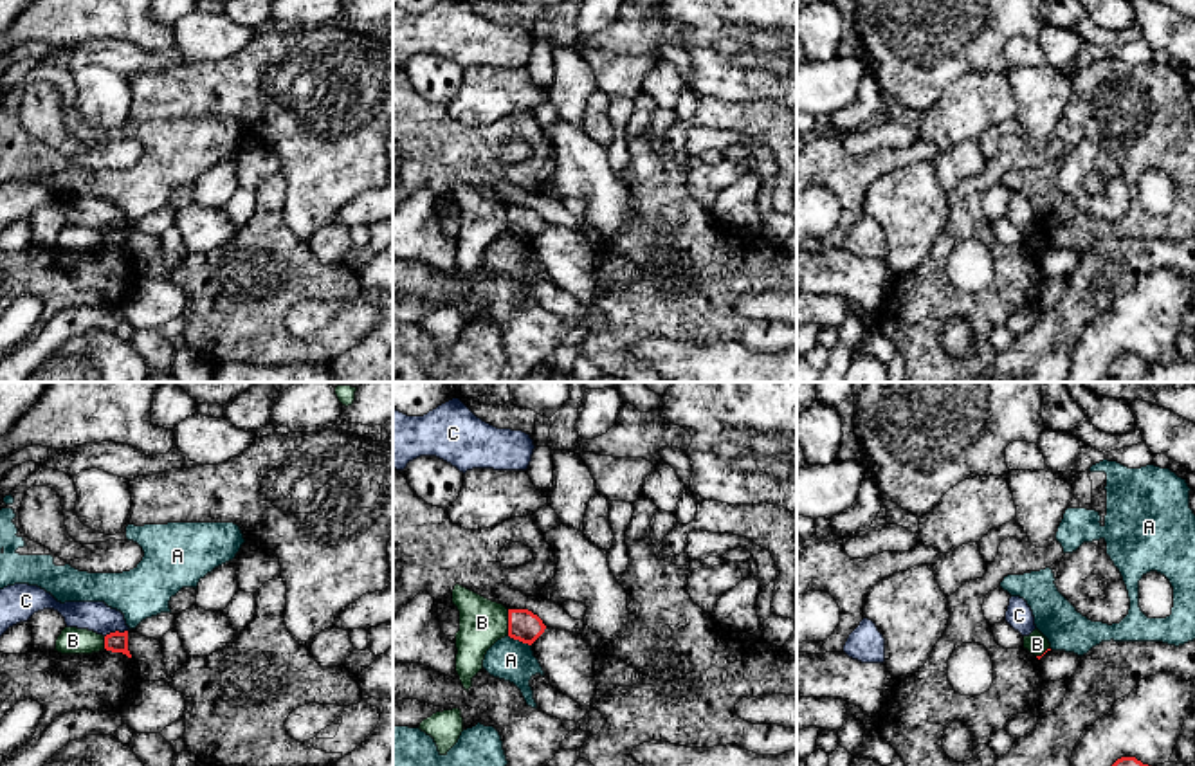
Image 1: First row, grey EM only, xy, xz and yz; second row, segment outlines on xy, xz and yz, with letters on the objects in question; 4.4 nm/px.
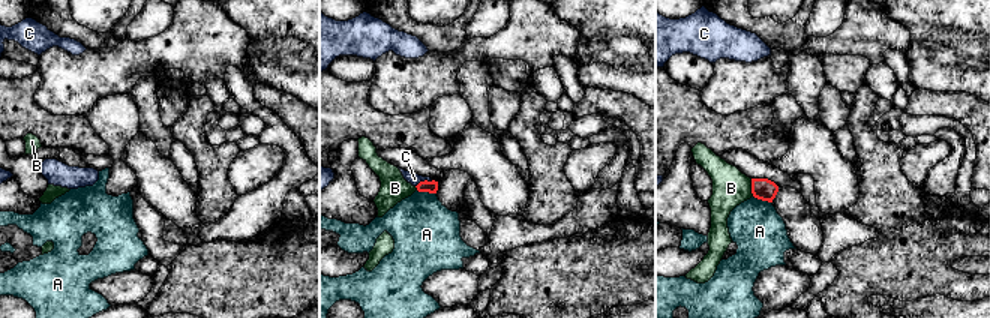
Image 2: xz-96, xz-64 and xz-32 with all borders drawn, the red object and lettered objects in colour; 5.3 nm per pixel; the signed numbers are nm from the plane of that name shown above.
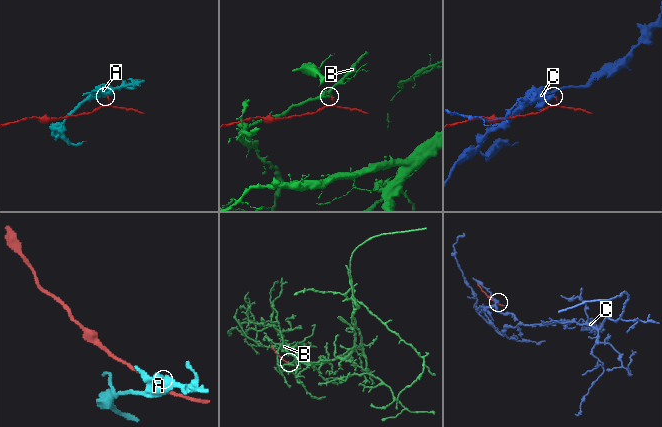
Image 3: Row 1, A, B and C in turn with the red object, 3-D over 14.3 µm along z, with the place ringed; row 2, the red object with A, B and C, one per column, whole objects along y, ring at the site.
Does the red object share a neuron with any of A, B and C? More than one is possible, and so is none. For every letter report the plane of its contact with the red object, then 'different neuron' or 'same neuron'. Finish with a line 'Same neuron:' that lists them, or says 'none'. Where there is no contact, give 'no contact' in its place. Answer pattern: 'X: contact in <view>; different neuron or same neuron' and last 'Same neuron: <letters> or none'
A: contact in xz; different neuron
B: contact in xz; different neuron
C: contact in xy; different neuron
Same neuron: none

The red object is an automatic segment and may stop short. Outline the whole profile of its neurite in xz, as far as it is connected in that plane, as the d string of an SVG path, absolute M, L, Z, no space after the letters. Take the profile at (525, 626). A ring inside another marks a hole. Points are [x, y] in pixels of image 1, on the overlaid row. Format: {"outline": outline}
{"outline": "M508 609L508 636L532 645L546 625L528 609Z"}

